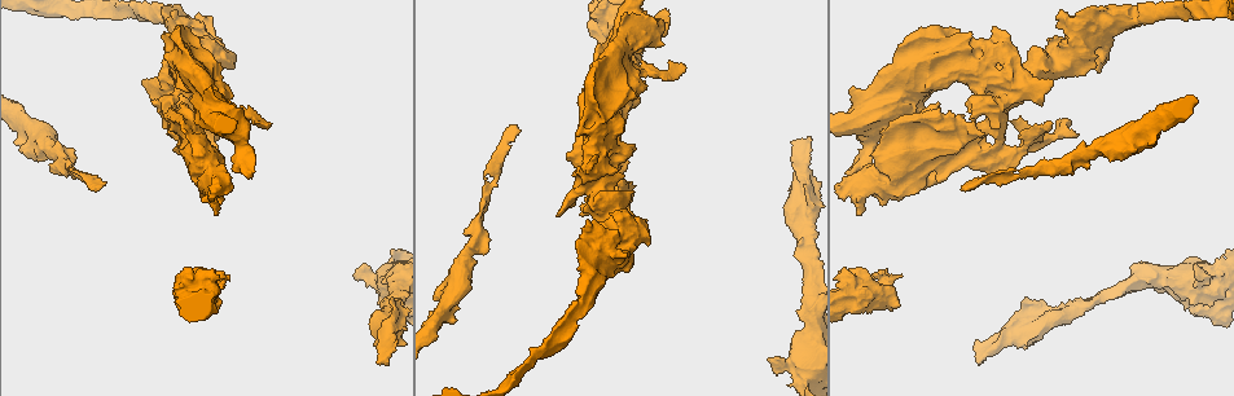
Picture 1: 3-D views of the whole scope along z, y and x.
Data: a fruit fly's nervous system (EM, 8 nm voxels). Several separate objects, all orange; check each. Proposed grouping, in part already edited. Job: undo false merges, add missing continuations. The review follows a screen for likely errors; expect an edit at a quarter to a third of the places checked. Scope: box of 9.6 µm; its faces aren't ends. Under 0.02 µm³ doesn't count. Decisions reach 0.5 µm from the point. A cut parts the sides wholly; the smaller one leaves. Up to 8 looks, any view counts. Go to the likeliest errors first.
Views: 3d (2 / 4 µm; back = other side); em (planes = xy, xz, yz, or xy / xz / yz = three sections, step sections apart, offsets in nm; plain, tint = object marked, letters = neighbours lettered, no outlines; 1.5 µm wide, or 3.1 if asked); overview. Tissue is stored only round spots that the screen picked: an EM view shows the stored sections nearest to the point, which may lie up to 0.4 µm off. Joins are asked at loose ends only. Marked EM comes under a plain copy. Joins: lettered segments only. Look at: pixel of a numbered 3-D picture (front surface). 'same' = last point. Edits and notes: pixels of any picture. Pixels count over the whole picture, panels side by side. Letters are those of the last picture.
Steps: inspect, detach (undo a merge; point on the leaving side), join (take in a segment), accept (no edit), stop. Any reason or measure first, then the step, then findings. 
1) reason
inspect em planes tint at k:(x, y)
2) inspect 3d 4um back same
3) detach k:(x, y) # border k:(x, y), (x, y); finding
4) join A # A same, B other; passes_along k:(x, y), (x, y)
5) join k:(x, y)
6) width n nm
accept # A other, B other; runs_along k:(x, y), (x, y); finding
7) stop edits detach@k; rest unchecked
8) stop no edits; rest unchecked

free end
inspect 3d 2um at 1:(769, 361)

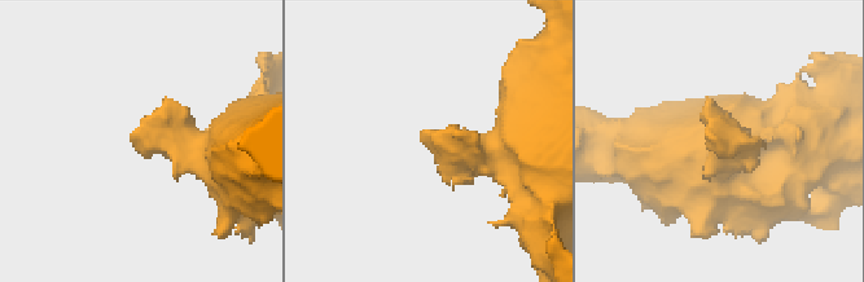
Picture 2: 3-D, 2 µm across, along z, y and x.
inspect em planes letters at 2:(422, 136)

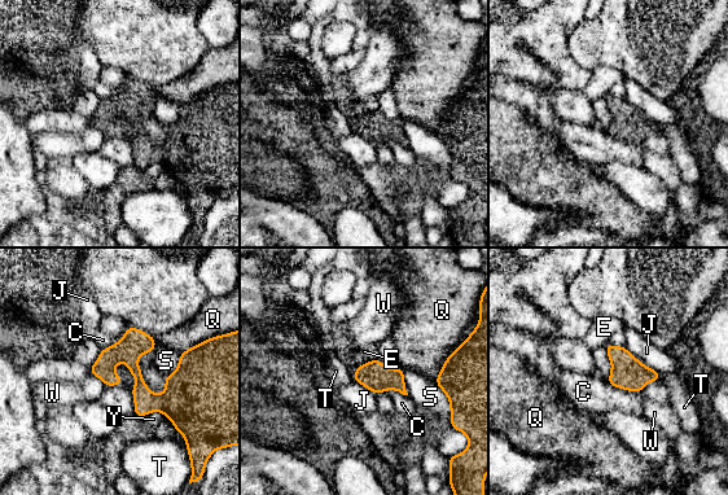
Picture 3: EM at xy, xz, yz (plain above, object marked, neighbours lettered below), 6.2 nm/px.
longest_contact J 280 nm
accept # C other, E other, J other, Q other, S other, T other, W other, Y other; border 3:(88, 372), (97, 376), (106, 386); no lettered segment goes on from it

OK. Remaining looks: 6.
tapers out
inspect 3d 4um at 1:(1051, 122)

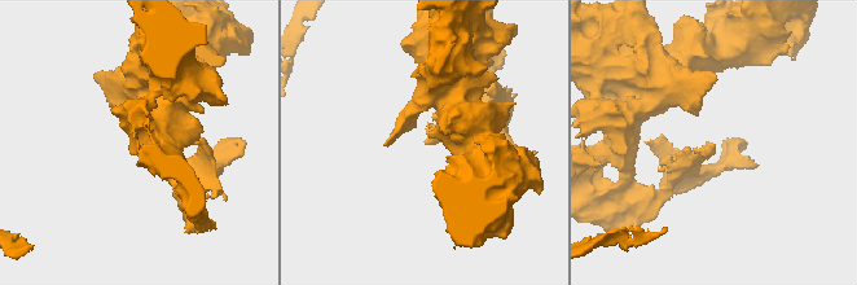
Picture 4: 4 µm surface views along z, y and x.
shape alone is not enough
inspect em planes tint at 4:(709, 145)

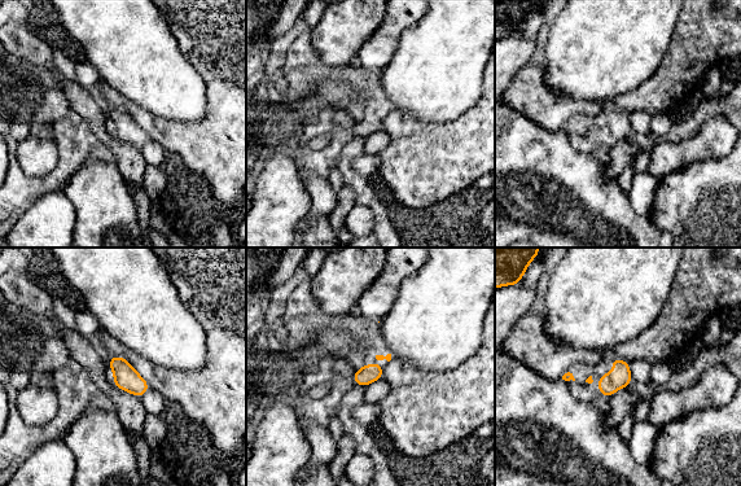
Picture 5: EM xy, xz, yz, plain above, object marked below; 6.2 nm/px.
inspect em planes letters same

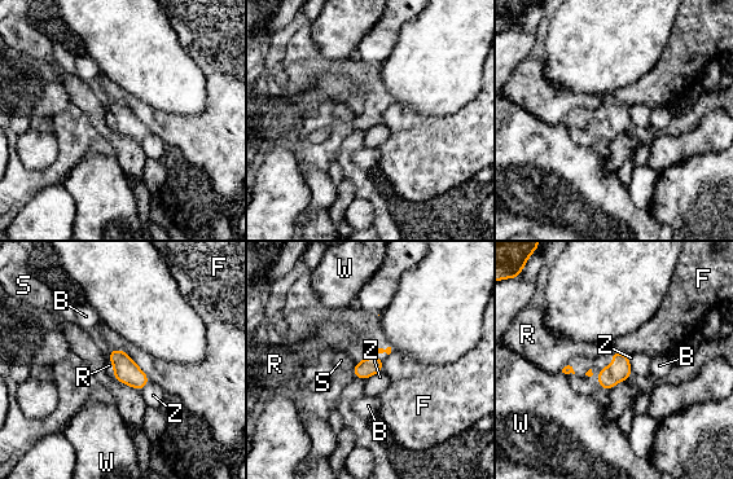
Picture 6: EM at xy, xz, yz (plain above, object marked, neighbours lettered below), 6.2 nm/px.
width 110 nm
accept # B other, F other, R other, S other, W other, Z other; border 6:(113, 348), (121, 348), (149, 379); no lettered segment goes on from it

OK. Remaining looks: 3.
calibre changes
inspect em xz step 8 letters at 1:(1041, 170)

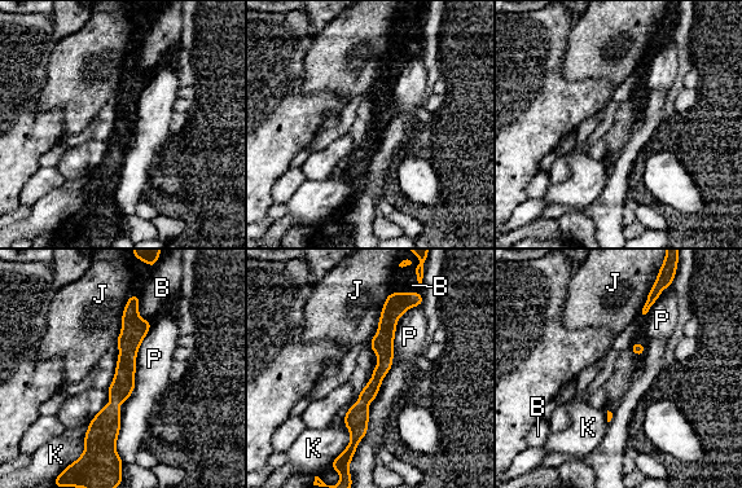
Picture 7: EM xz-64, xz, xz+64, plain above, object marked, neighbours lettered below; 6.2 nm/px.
longest_contact P 900 nm
accept # B other, J other, K other, P other; runs_along 7:(136, 297), (108, 449); all the same cell

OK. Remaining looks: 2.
stop no edits; rest unchecked

